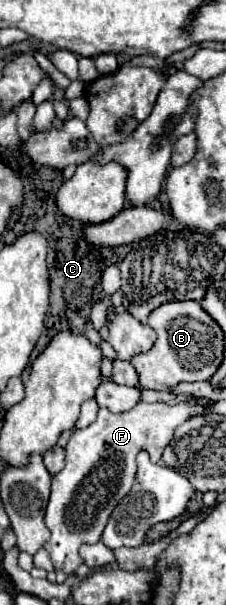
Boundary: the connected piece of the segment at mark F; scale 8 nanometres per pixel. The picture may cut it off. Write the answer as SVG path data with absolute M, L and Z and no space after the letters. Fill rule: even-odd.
M140 402L132 410L122 412L122 414L114 414L106 408L100 408L94 424L90 424L88 428L82 428L82 430L74 430L74 434L70 436L70 440L66 444L66 466L64 466L62 472L58 472L52 478L52 494L50 494L46 516L44 516L46 528L50 530L50 540L44 544L44 548L48 550L48 554L52 558L54 570L62 570L62 572L66 572L66 576L74 574L78 570L78 566L84 564L82 556L78 552L80 546L100 542L102 530L106 528L106 522L108 522L112 510L134 486L136 468L138 468L136 466L138 452L146 450L150 454L152 462L160 462L164 448L174 438L174 430L182 422L186 422L188 418L202 416L202 414L204 414L204 408L198 406L198 404L168 406L168 404L162 404L162 402L156 402L156 404Z

